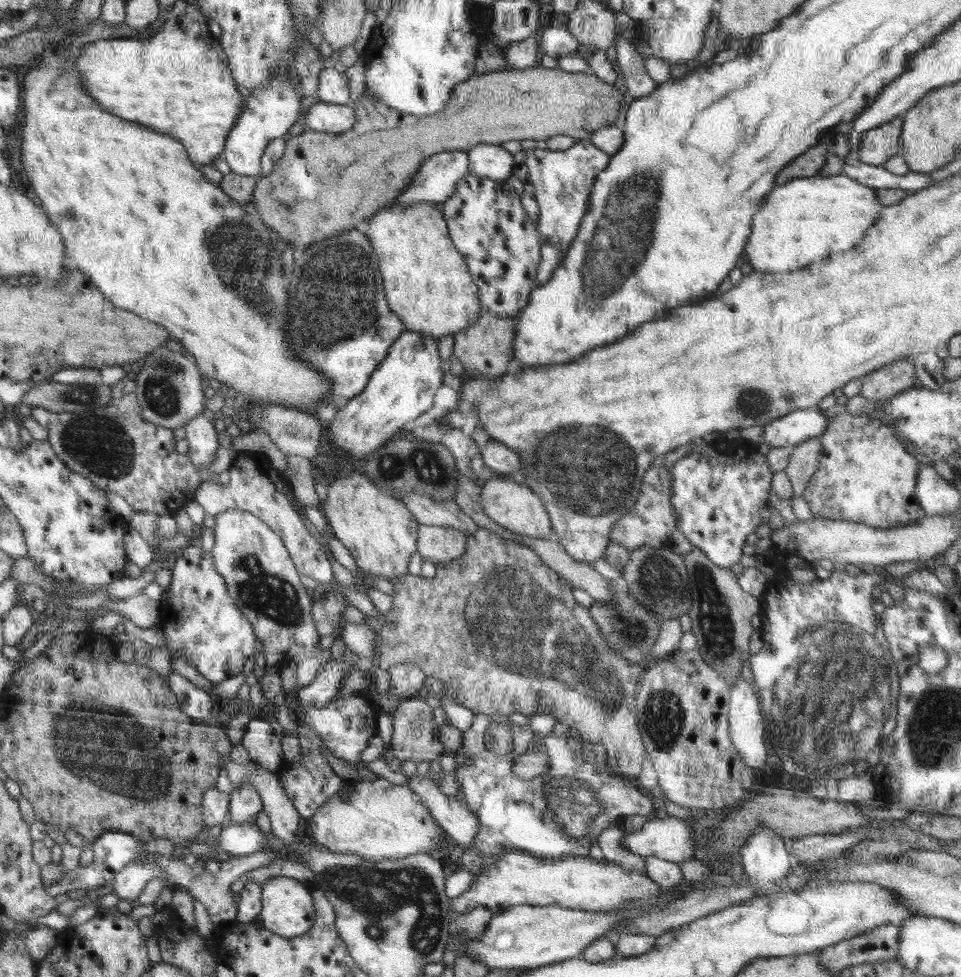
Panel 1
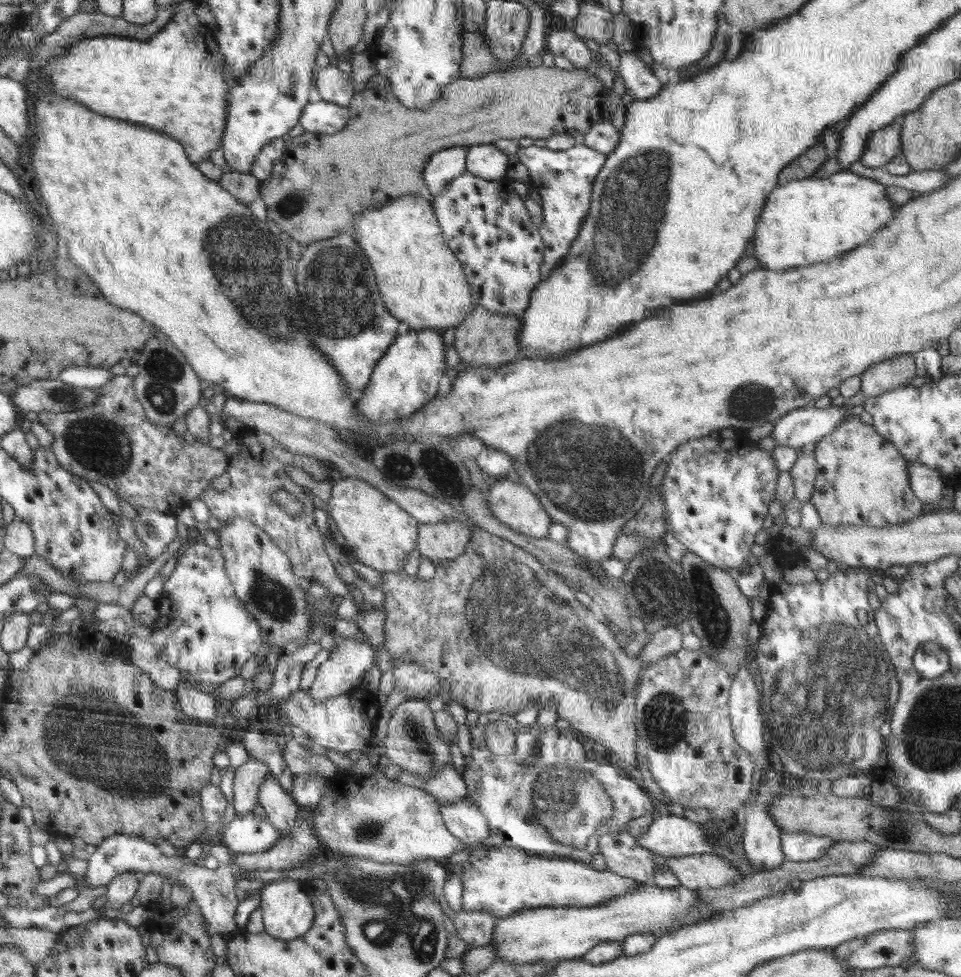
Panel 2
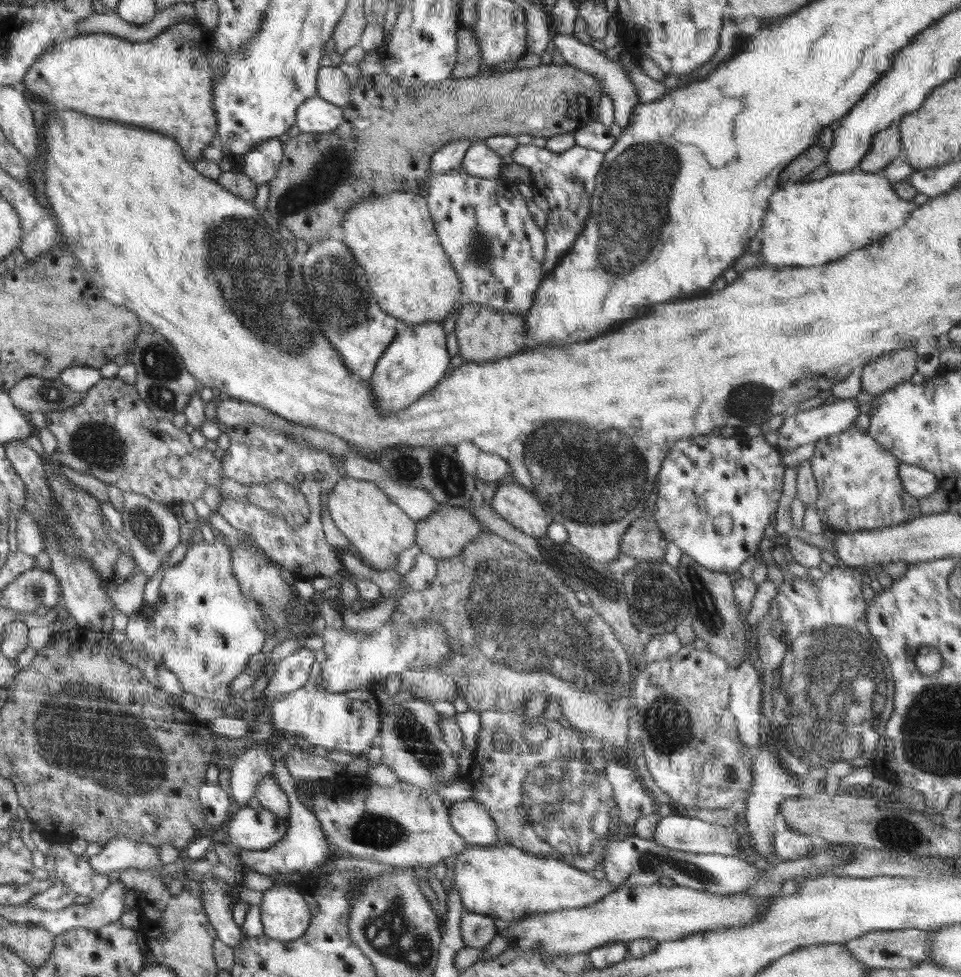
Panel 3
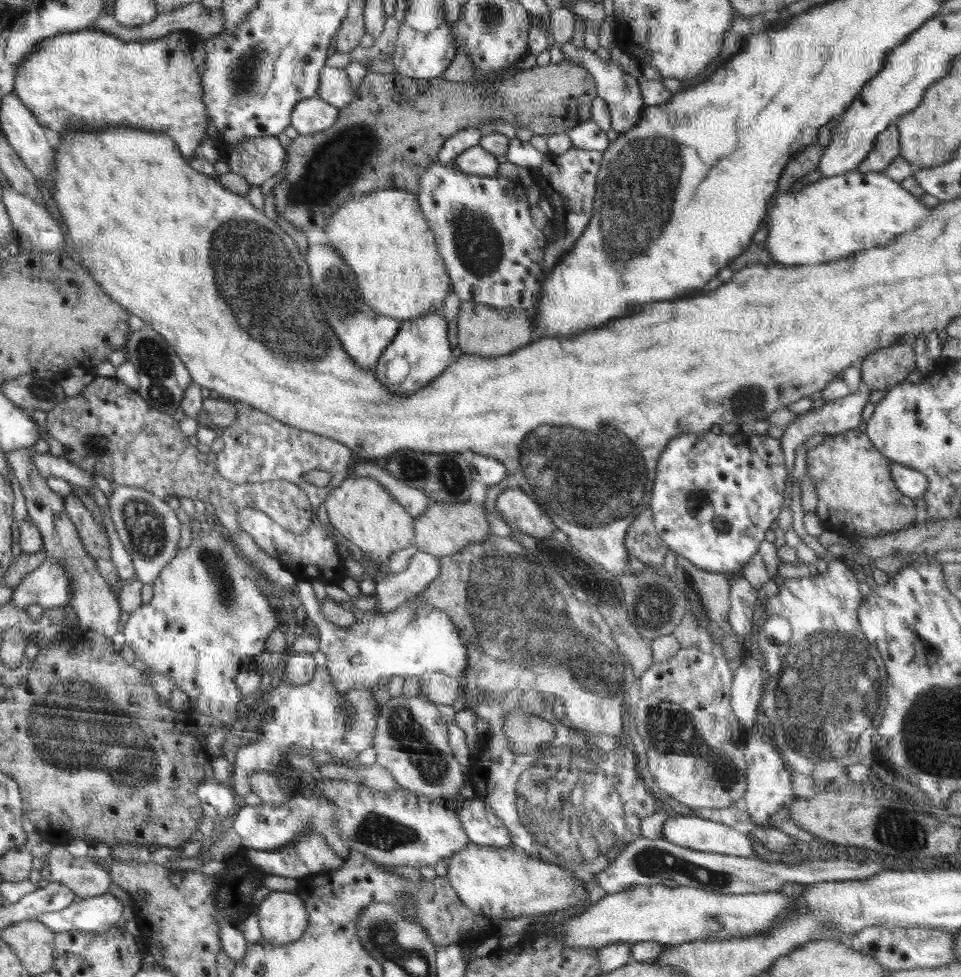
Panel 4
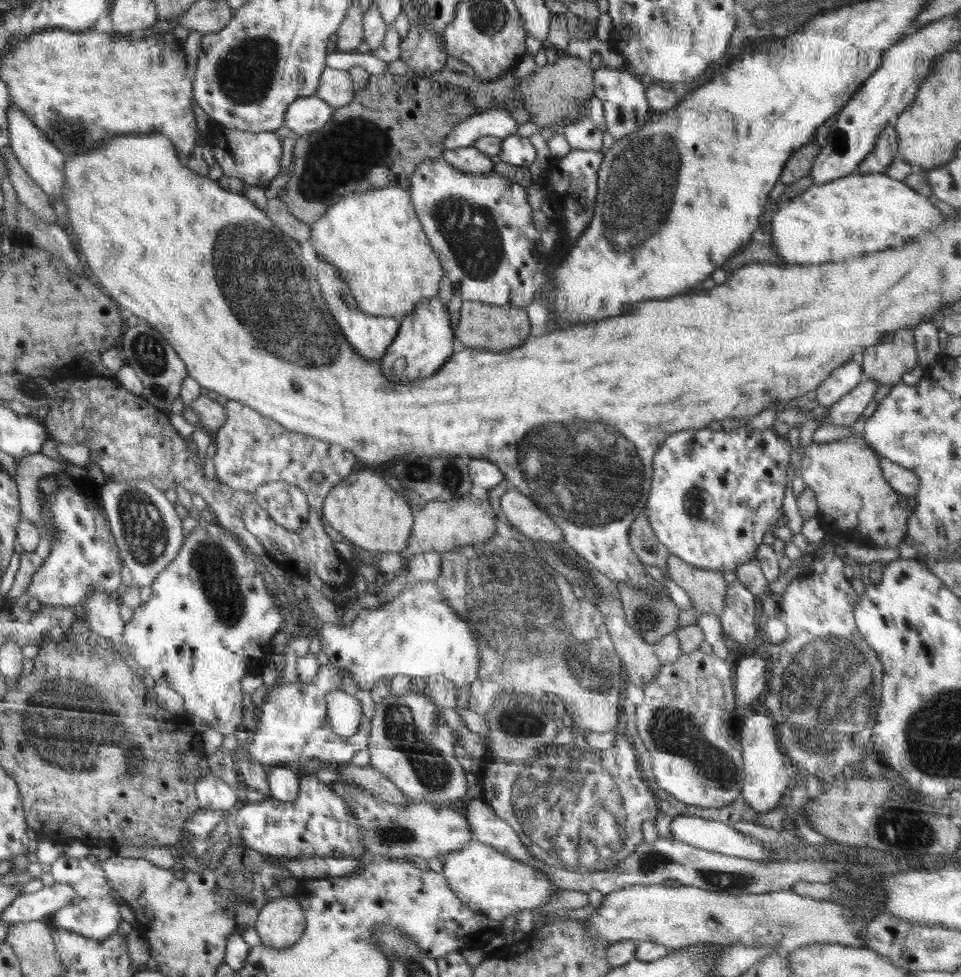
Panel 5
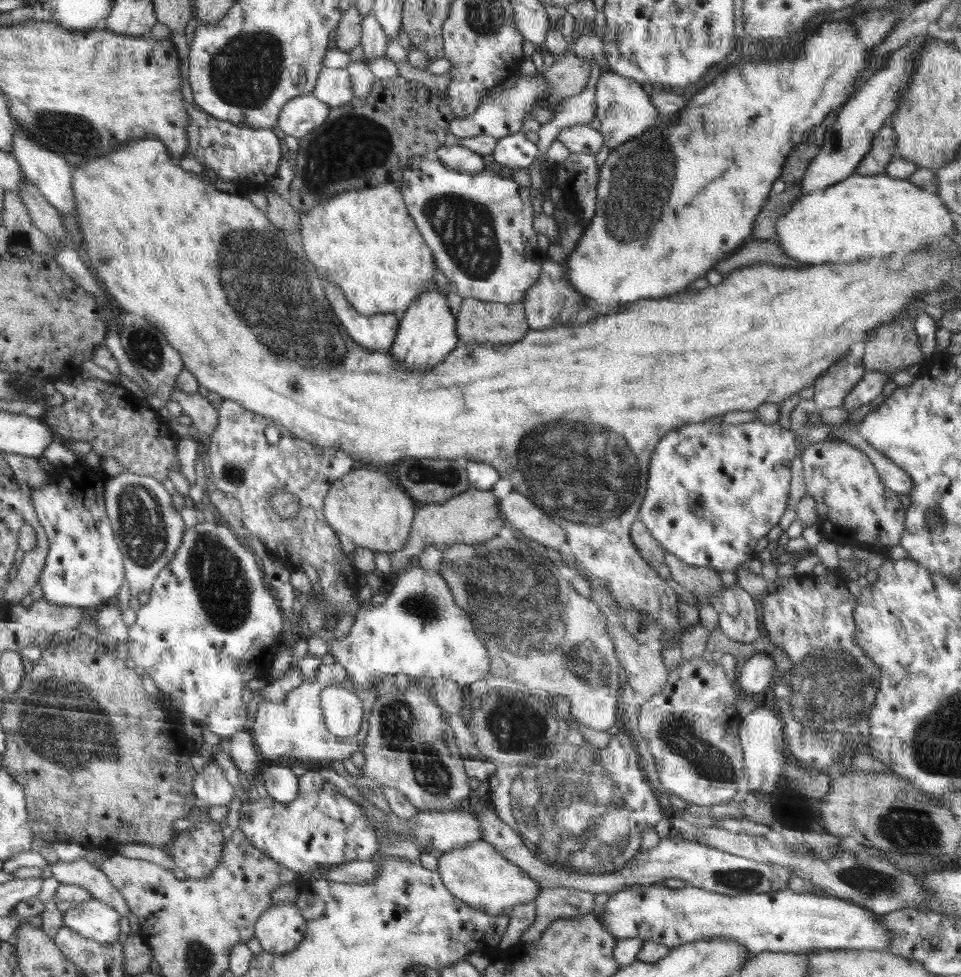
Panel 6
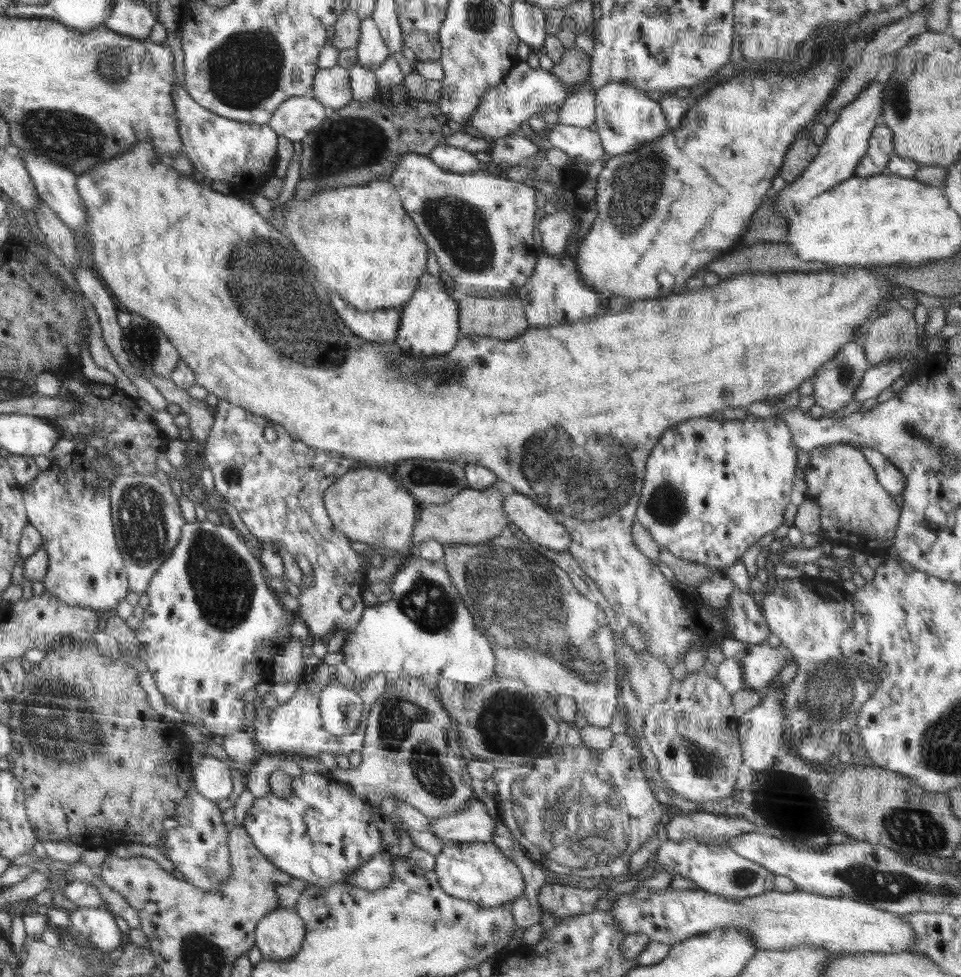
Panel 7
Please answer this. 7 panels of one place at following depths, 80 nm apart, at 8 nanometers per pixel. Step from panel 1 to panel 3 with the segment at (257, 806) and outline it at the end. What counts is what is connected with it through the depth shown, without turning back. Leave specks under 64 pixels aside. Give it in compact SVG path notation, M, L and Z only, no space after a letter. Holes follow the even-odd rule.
M251 744L238 756L236 763L230 770L230 782L232 787L232 799L236 801L237 809L248 807L248 801L255 796L257 785L264 777L275 770L275 762L268 748L255 748Z

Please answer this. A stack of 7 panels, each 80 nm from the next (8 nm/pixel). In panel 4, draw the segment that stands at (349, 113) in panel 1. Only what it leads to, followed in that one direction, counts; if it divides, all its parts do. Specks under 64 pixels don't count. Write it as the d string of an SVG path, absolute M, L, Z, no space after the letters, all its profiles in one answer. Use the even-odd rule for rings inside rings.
M318 97L301 100L291 115L291 125L299 135L326 131L339 118L339 108Z

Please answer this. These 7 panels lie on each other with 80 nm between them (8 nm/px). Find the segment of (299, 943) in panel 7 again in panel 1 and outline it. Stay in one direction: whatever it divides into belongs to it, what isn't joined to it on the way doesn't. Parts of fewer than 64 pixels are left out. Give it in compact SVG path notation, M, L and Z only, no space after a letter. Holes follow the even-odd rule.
M284 876L272 877L262 885L262 916L260 924L270 932L276 933L278 938L294 939L306 934L314 922L314 902L304 883L285 878Z

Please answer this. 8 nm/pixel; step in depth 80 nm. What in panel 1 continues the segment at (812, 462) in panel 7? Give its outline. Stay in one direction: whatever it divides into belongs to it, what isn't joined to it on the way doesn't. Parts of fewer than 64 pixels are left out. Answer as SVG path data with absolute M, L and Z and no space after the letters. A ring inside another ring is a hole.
M842 411L829 420L819 467L810 477L801 497L808 503L816 519L849 520L878 529L916 524L926 515L916 496L917 476L921 465L906 451L906 447L883 421L871 418L868 414L852 415Z

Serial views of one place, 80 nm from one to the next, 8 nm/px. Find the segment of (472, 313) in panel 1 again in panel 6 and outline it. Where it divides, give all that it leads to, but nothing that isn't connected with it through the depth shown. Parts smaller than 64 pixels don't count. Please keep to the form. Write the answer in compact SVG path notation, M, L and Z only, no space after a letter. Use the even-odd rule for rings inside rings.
M384 183L372 188L348 190L323 203L300 212L300 236L296 237L306 250L322 278L336 282L344 296L365 316L396 312L404 314L421 293L435 285L433 279L437 265L424 237L420 234L414 217L407 207L406 198L397 183Z

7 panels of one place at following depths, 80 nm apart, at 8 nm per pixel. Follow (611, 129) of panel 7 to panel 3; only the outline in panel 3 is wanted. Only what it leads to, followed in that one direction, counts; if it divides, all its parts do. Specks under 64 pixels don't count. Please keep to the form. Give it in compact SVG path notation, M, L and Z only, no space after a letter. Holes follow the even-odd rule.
M557 34L552 40L554 50L560 52L562 58L568 65L586 71L596 77L603 86L603 94L610 95L614 104L615 123L622 129L630 124L635 106L640 103L638 93L633 82L627 77L627 73L622 66L609 60L607 56L591 45L580 43L573 35Z

